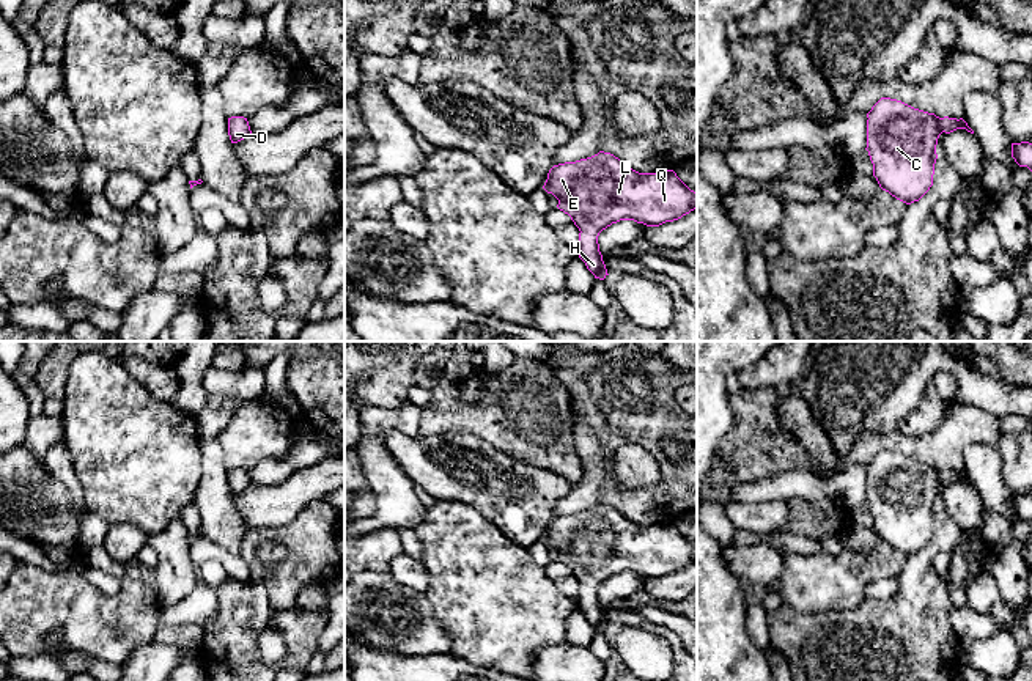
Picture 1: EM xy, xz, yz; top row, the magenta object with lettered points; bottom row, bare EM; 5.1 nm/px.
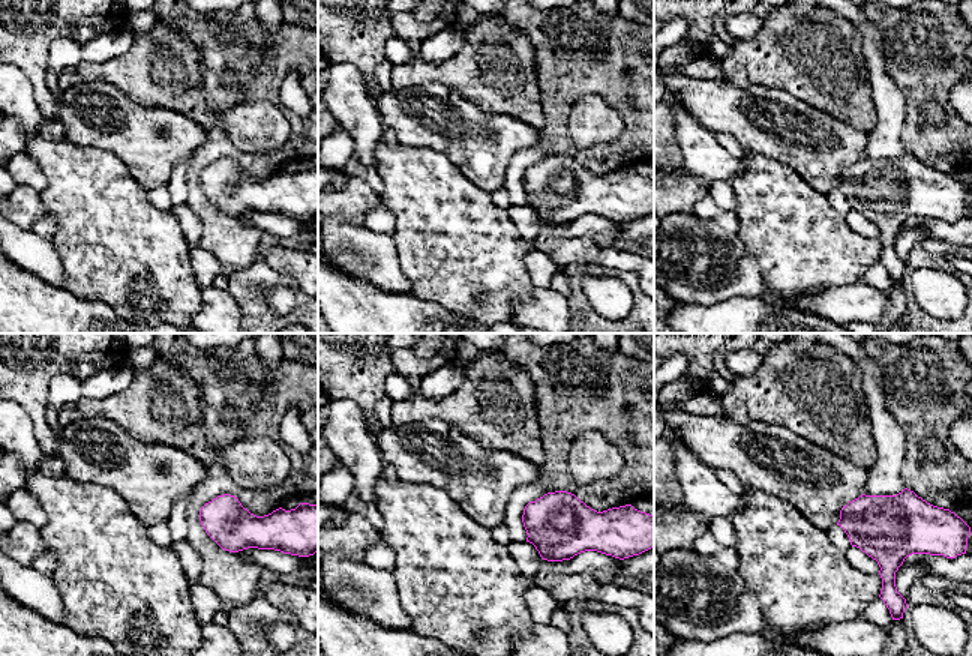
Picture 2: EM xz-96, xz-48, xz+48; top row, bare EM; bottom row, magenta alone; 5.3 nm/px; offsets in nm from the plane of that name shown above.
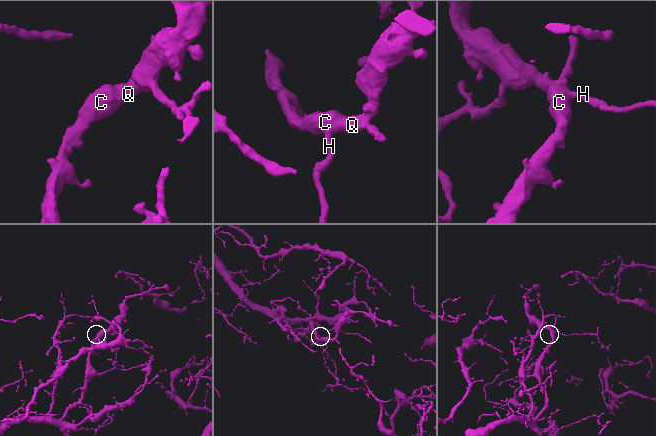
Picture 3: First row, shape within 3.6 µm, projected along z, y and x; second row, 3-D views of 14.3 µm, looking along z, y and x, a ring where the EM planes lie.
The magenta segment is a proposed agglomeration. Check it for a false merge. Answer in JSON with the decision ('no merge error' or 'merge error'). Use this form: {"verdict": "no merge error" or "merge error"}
{"verdict": "no merge error"}

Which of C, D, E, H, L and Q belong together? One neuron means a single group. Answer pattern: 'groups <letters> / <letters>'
groups C D E H L Q

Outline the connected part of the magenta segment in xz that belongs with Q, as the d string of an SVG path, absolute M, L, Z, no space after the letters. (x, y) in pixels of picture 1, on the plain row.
M604 503L576 514L554 517L547 525L543 541L558 552L557 560L568 566L579 580L579 610L595 631L599 632L609 628L598 596L598 588L603 582L620 572L659 579L697 561L697 546L673 522L639 525L626 519L614 506Z

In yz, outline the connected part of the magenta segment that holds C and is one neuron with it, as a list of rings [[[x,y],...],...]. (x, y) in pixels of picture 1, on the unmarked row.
[[[881,450],[867,466],[867,470],[865,502],[873,516],[873,528],[883,543],[906,557],[919,554],[933,538],[939,488],[942,484],[950,486],[956,481],[966,481],[974,486],[963,470],[939,470],[934,466],[914,461],[890,450]]]

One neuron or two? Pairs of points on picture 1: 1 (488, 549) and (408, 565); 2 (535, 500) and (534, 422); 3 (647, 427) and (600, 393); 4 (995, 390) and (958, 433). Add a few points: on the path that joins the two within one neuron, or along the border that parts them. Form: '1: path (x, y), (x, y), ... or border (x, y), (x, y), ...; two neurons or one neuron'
1: border (419, 560), (427, 571), (428, 587), (425, 590); two neurons
2: border (502, 450), (523, 461), (546, 467), (570, 482); two neurons
3: path (636, 415), (611, 393); one neuron
4: border (952, 401), (982, 408), (998, 419); two neurons

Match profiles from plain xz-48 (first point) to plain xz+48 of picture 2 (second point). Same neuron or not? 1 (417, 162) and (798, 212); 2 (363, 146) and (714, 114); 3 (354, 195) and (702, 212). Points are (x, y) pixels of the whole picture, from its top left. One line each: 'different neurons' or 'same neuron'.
1: same neuron
2: different neurons
3: different neurons

